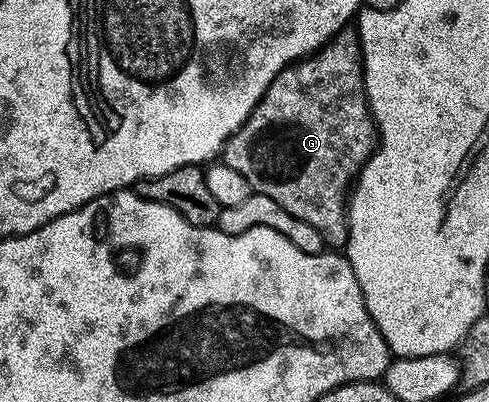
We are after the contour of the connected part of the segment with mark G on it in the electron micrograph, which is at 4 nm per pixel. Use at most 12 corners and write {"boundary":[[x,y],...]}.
{"boundary":[[361,40],[289,65],[223,162],[349,241],[347,197],[377,149]]}

